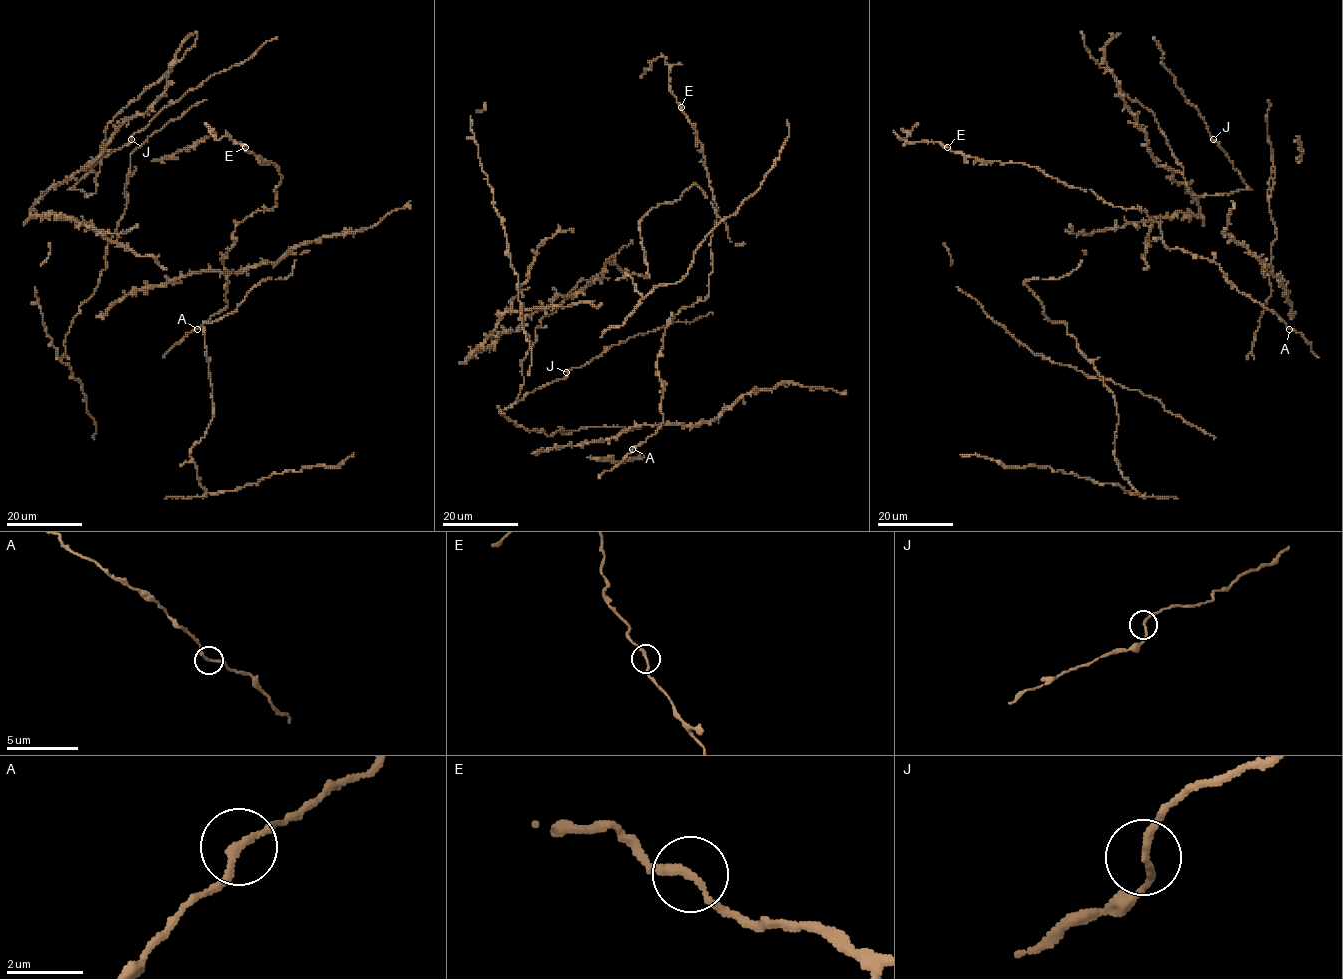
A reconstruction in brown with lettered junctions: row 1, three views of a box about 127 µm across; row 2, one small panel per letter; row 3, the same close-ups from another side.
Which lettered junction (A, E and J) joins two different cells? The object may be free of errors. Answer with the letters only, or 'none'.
none

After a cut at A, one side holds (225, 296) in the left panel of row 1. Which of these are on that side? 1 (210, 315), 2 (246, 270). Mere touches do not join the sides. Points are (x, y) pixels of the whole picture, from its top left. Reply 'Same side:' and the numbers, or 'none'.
Same side: 1

